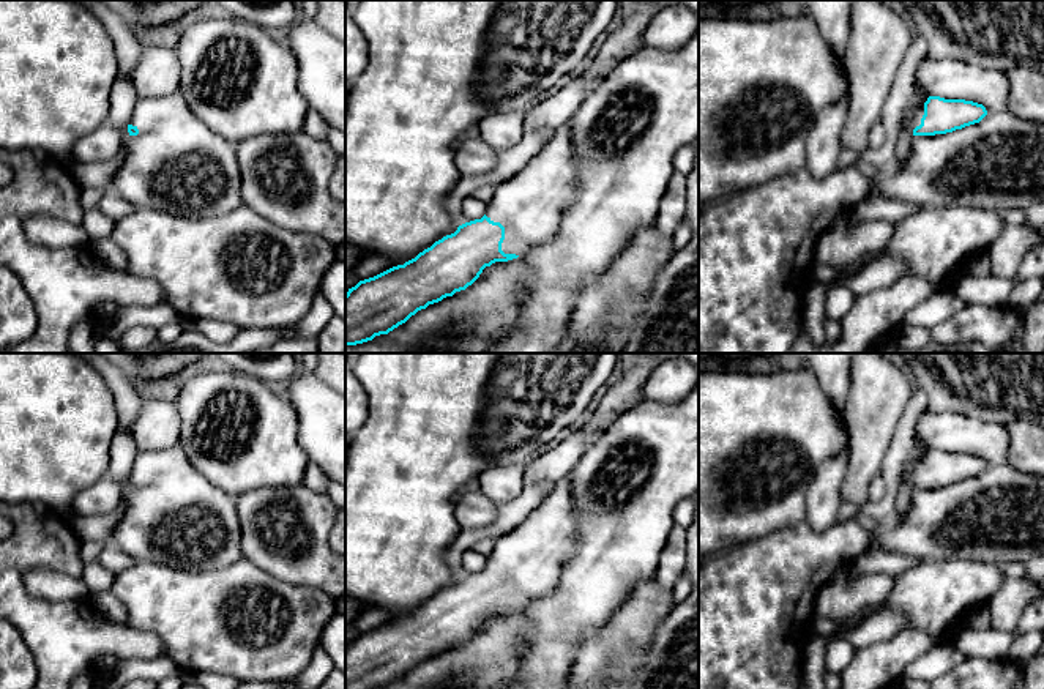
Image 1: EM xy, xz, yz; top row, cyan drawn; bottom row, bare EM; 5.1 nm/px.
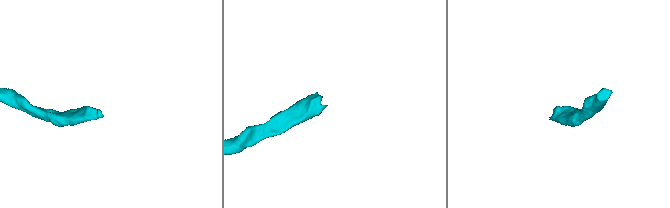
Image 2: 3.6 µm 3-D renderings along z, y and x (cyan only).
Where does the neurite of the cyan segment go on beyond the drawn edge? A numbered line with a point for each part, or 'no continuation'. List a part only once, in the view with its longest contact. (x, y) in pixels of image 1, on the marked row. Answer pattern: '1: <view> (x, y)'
1: xz (598, 182)

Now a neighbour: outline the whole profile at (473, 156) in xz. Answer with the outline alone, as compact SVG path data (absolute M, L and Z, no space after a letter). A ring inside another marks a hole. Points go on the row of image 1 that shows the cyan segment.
M475 137L459 145L454 162L462 175L484 175L497 167L498 156L481 137Z

